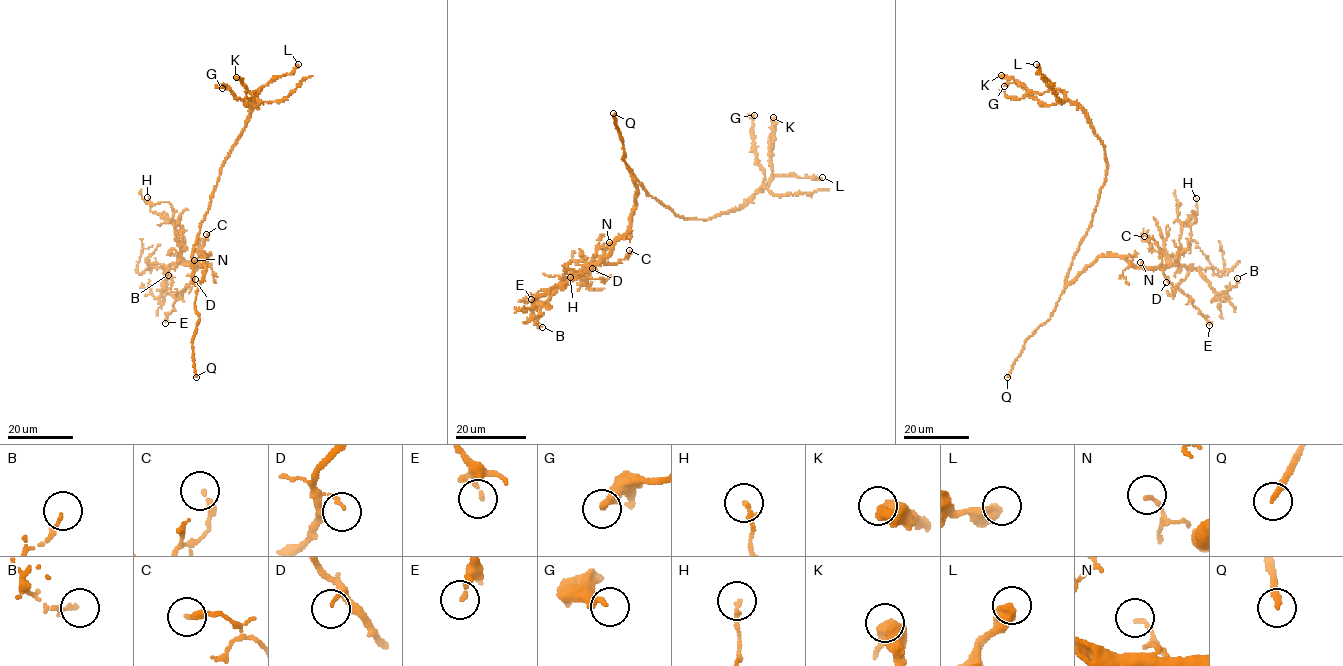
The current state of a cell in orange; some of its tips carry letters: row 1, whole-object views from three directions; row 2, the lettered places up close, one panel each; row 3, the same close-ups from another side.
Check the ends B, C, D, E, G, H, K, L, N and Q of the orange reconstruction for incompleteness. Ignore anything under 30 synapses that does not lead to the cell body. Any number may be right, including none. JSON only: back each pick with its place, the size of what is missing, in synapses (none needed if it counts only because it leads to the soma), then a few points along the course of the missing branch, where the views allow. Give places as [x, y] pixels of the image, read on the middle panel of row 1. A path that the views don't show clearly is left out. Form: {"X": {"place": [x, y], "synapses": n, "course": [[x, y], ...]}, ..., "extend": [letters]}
{"Q": {"place": [613, 113], "course": [[613, 113], [614, 105], [591, 74], [584, 55], [573, 46]]}, "extend": ["Q"]}

